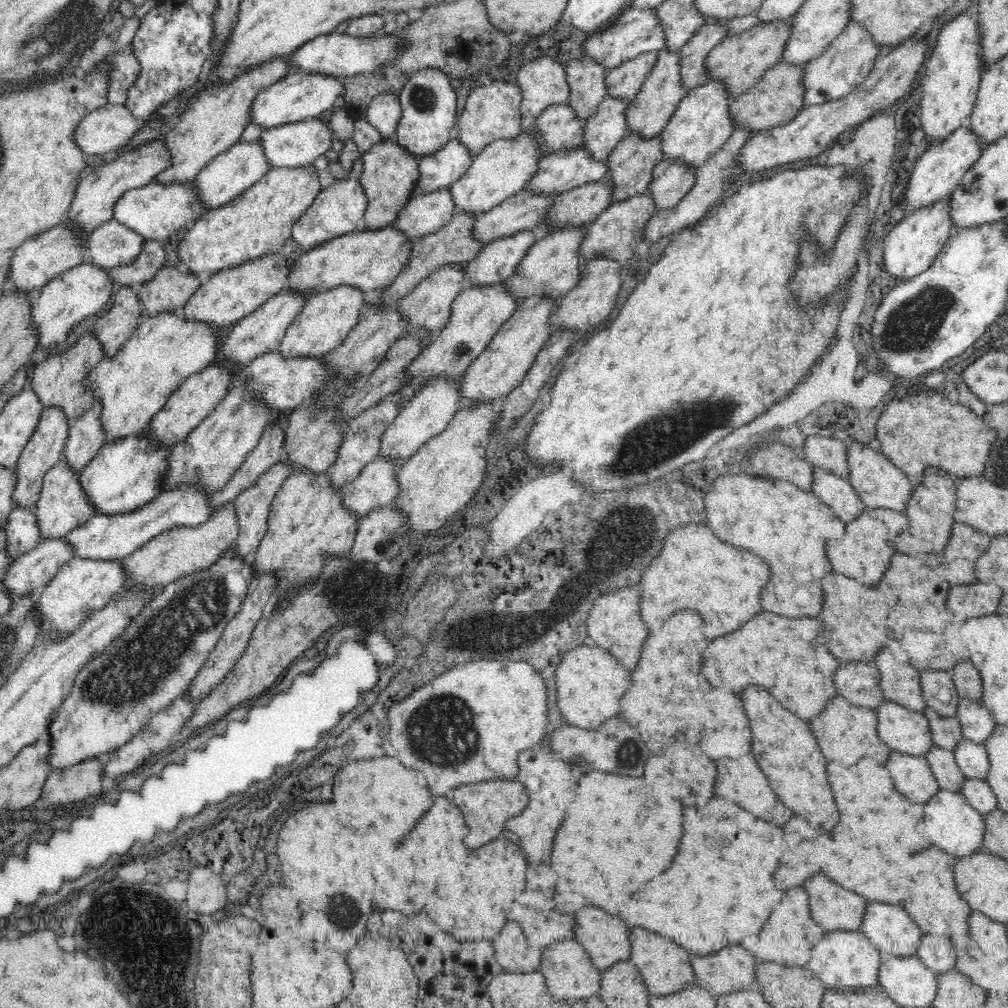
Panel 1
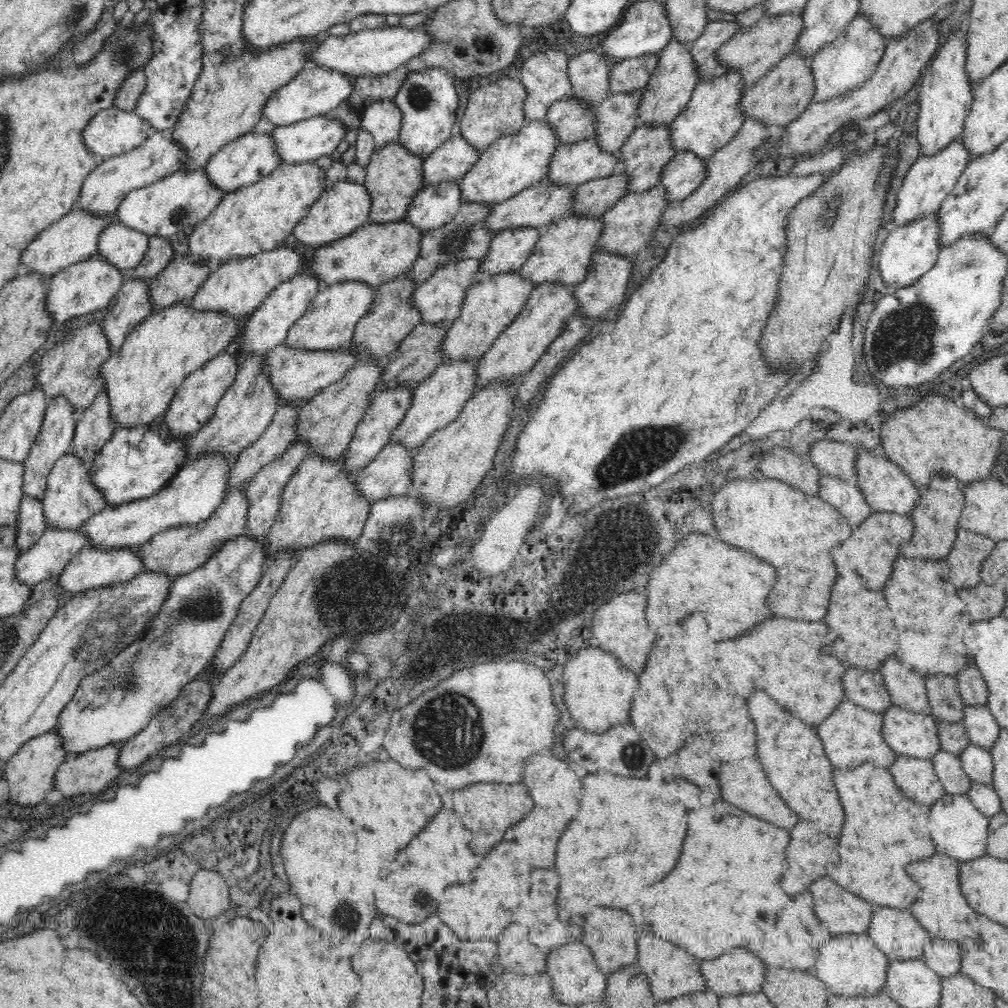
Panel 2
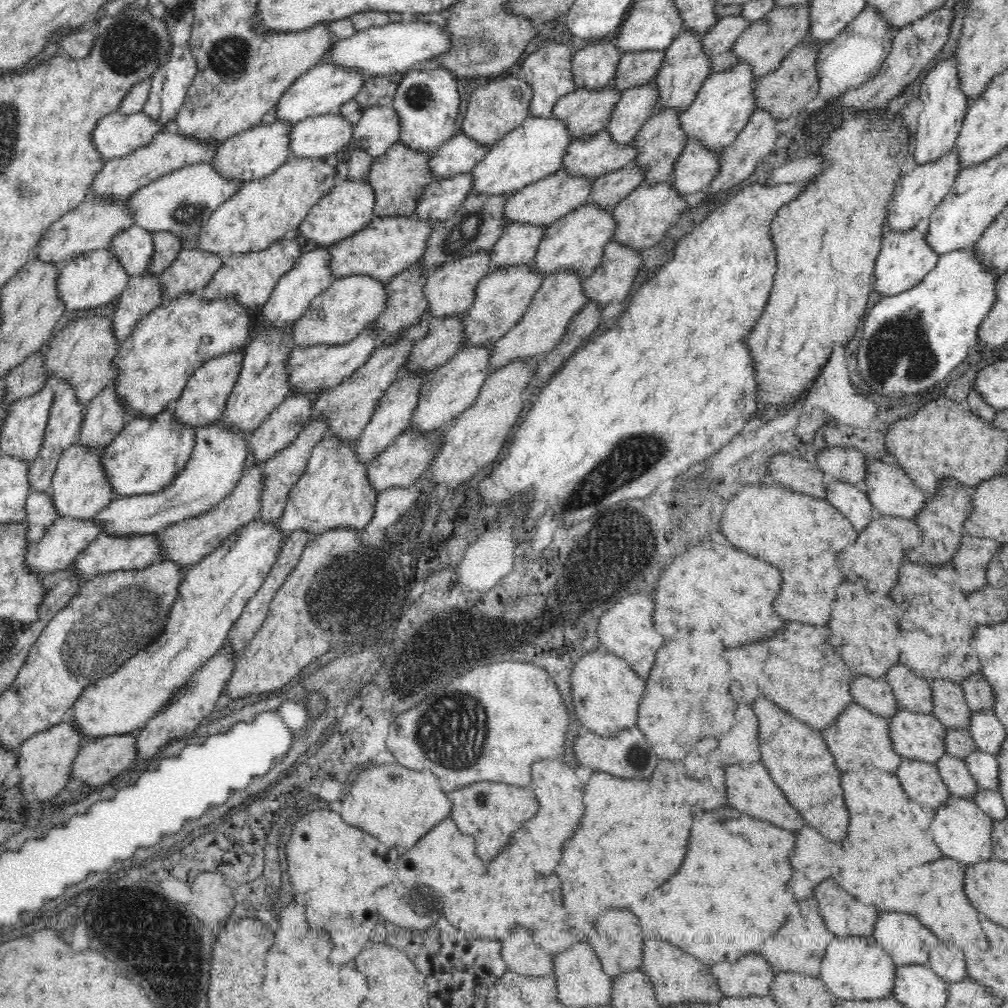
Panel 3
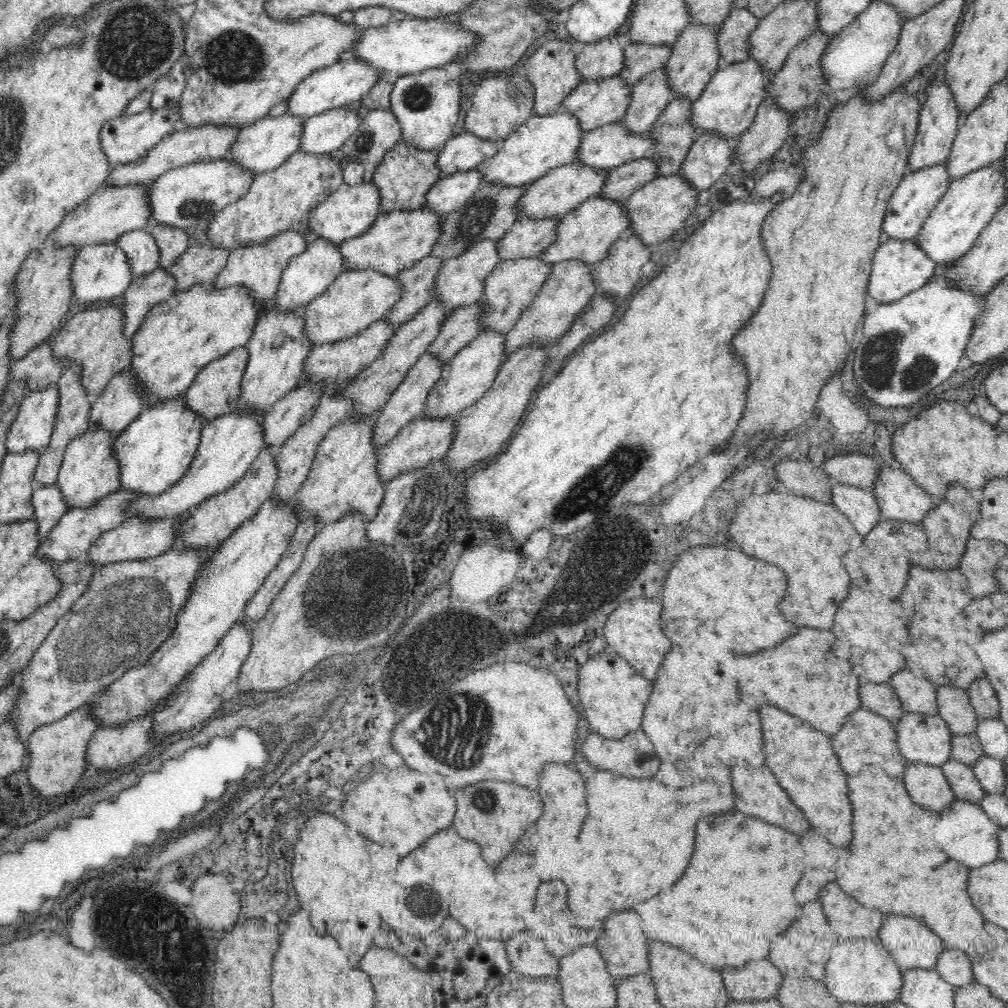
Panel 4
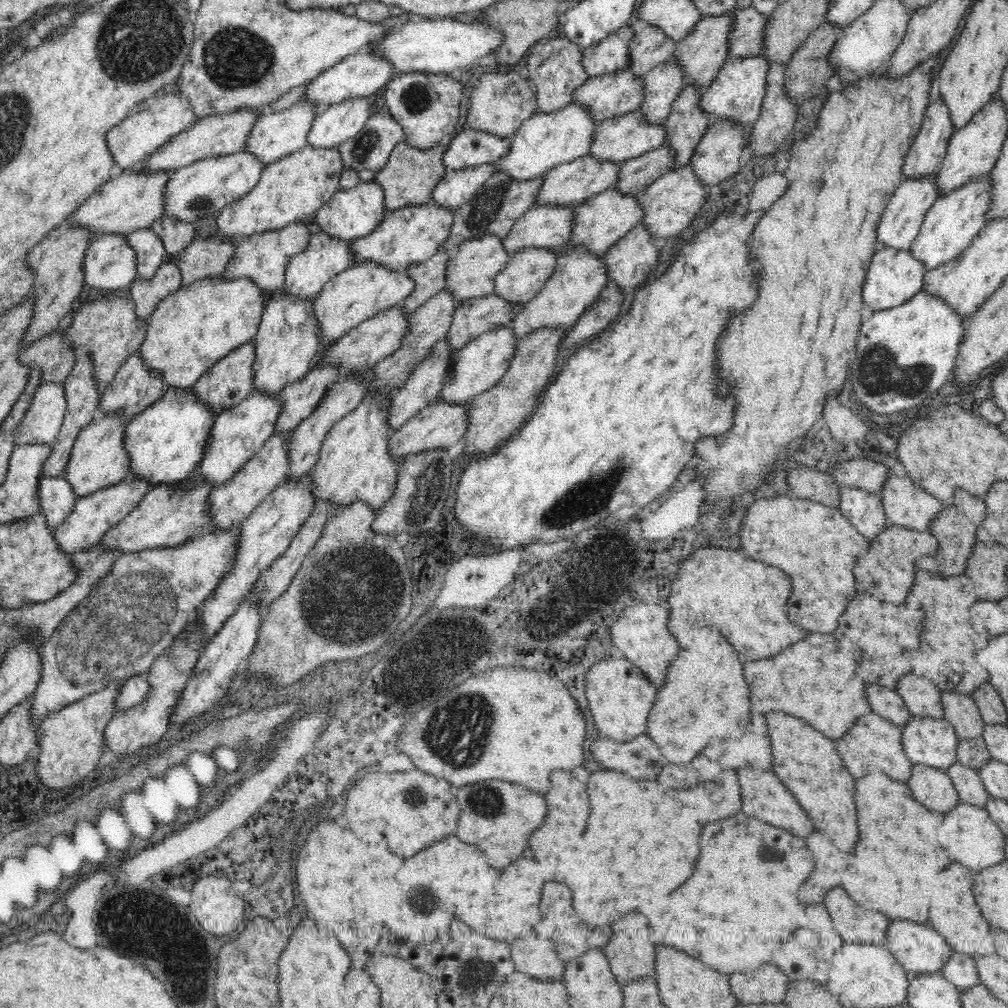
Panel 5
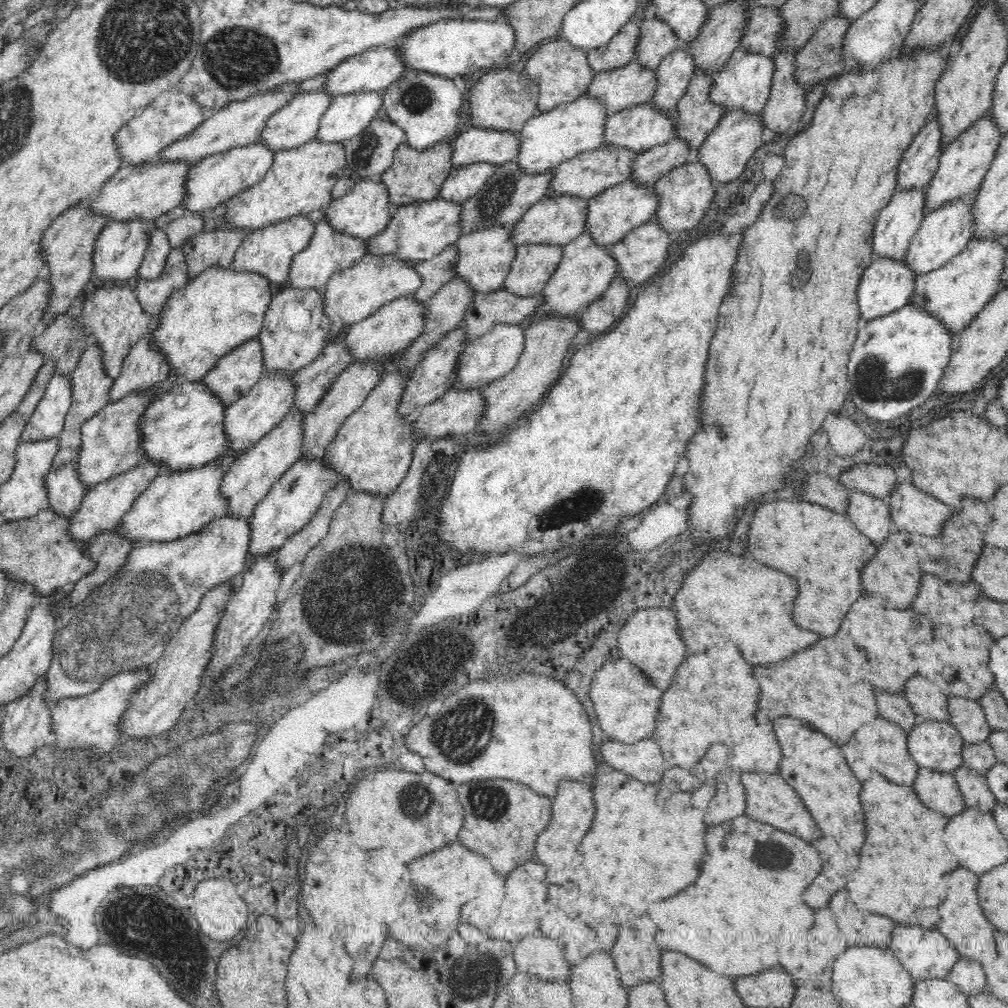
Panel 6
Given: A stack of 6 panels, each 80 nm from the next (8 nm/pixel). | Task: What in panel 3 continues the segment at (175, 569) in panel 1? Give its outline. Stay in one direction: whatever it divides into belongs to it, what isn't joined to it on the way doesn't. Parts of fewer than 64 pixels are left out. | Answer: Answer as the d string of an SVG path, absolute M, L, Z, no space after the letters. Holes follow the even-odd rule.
M264 463L248 467L234 487L234 491L228 494L225 500L216 504L216 507L160 531L157 534L158 542L161 543L161 552L158 553L159 562L176 562L184 568L196 565L199 560L214 552L232 533L256 519L258 510L261 509L262 476L264 475Z

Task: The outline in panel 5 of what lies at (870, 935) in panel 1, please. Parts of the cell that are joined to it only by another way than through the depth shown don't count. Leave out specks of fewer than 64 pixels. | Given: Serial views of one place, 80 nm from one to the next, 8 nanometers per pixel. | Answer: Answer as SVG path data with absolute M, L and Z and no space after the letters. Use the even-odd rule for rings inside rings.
M894 920L888 926L885 934L886 943L884 946L892 952L896 960L903 966L910 976L922 974L943 974L944 965L956 952L952 950L948 942L931 926L920 926L908 920Z

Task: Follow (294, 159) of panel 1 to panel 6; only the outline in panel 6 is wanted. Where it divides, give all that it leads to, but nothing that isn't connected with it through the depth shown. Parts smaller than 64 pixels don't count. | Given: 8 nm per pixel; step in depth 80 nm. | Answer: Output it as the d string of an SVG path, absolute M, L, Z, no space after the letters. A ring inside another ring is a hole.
M379 91L340 95L321 116L316 139L324 143L343 142L359 135L376 118L382 106L383 96Z

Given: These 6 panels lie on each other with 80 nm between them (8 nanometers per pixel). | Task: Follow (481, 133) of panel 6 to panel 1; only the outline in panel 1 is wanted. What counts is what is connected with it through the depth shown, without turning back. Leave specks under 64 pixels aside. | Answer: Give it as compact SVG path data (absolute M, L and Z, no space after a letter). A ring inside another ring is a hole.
M460 139L448 141L438 151L419 158L420 176L415 193L427 194L438 188L450 188L470 168L473 160L474 156Z

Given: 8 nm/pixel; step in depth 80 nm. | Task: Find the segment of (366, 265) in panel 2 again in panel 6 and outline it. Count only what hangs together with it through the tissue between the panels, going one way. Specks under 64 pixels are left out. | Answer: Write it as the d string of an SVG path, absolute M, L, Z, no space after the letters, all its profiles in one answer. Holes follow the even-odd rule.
M436 198L397 206L387 227L370 237L368 246L374 256L398 256L407 260L422 261L438 256L448 245L456 244L464 234L460 227L461 203Z

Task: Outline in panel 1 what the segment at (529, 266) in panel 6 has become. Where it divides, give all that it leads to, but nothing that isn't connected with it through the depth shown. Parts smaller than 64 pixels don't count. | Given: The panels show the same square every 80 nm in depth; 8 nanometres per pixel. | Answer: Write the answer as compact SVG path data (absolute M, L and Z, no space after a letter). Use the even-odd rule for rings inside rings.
M504 281L490 287L467 285L453 300L452 312L448 324L409 365L408 374L412 374L412 382L402 390L402 402L408 400L414 392L422 390L432 378L455 378L463 374L469 364L488 346L489 341L517 309L520 300L509 294Z

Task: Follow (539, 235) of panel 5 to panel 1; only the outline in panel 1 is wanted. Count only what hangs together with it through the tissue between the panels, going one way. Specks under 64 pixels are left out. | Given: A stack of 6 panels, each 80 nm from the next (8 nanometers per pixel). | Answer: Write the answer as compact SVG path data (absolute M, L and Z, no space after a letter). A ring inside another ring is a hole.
M524 230L485 244L477 257L464 263L467 285L490 287L505 282L535 242L532 231Z

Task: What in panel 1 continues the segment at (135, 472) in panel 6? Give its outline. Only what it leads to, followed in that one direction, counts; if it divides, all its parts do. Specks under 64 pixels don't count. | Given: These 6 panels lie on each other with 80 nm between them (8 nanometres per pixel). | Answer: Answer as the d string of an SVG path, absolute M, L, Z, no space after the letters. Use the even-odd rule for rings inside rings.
M64 537L41 538L34 548L12 560L3 580L5 590L14 600L34 596L74 557Z

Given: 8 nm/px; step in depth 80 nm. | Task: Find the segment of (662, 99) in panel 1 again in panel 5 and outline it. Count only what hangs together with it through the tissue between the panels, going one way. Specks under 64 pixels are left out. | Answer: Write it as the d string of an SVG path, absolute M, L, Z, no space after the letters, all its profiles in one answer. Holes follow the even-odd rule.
M729 11L722 16L710 17L704 15L689 36L677 43L674 58L681 63L681 70L684 73L686 84L702 89L712 84L717 72L730 56L729 34L732 33L735 20L736 16L733 11Z

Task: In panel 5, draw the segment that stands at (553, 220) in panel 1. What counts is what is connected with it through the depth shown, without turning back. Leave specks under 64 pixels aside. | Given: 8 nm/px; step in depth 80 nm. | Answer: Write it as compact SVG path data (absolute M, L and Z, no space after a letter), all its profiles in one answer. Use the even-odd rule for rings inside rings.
M663 144L636 158L623 161L619 170L617 187L624 194L642 193L648 185L671 170L677 152Z

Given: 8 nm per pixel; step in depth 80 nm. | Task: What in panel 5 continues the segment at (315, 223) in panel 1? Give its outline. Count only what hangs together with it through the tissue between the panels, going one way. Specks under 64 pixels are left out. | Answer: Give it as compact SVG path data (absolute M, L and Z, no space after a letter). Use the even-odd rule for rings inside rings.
M374 180L360 182L353 188L337 191L315 212L321 230L334 239L351 240L368 236L386 216L384 189Z

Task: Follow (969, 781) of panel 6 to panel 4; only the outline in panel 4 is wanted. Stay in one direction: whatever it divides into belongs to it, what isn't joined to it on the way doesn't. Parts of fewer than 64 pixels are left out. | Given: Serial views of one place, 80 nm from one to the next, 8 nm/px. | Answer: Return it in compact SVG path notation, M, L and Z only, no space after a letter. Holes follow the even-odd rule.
M950 758L942 766L955 798L961 801L968 801L977 805L985 796L985 790L981 787L973 770L967 764Z

